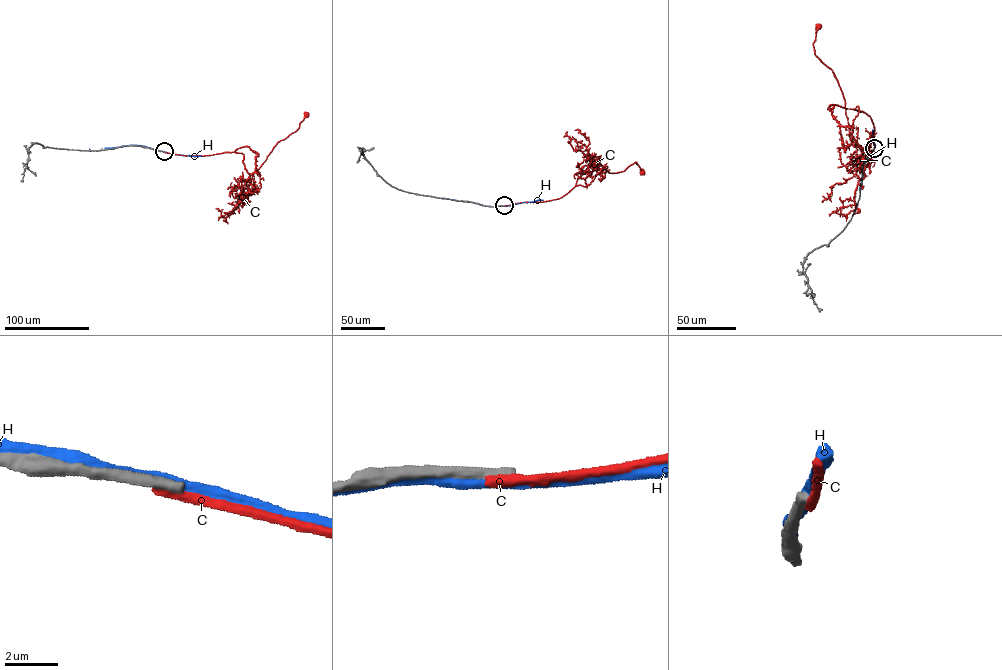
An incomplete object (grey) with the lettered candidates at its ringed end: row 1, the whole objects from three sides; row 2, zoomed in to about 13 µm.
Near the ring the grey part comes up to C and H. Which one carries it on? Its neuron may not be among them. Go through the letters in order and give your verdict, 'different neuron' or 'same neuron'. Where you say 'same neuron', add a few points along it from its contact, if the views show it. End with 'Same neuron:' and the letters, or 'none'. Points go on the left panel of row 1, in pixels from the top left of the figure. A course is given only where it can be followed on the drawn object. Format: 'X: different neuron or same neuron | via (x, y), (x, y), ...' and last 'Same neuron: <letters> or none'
C: different neuron
H: different neuron
Same neuron: none

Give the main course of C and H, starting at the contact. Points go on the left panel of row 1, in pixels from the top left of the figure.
C: (163, 151), (199, 156), (242, 153), (250, 181), (273, 147), (295, 131), (306, 113)
H: (162, 151), (135, 145), (89, 149)

